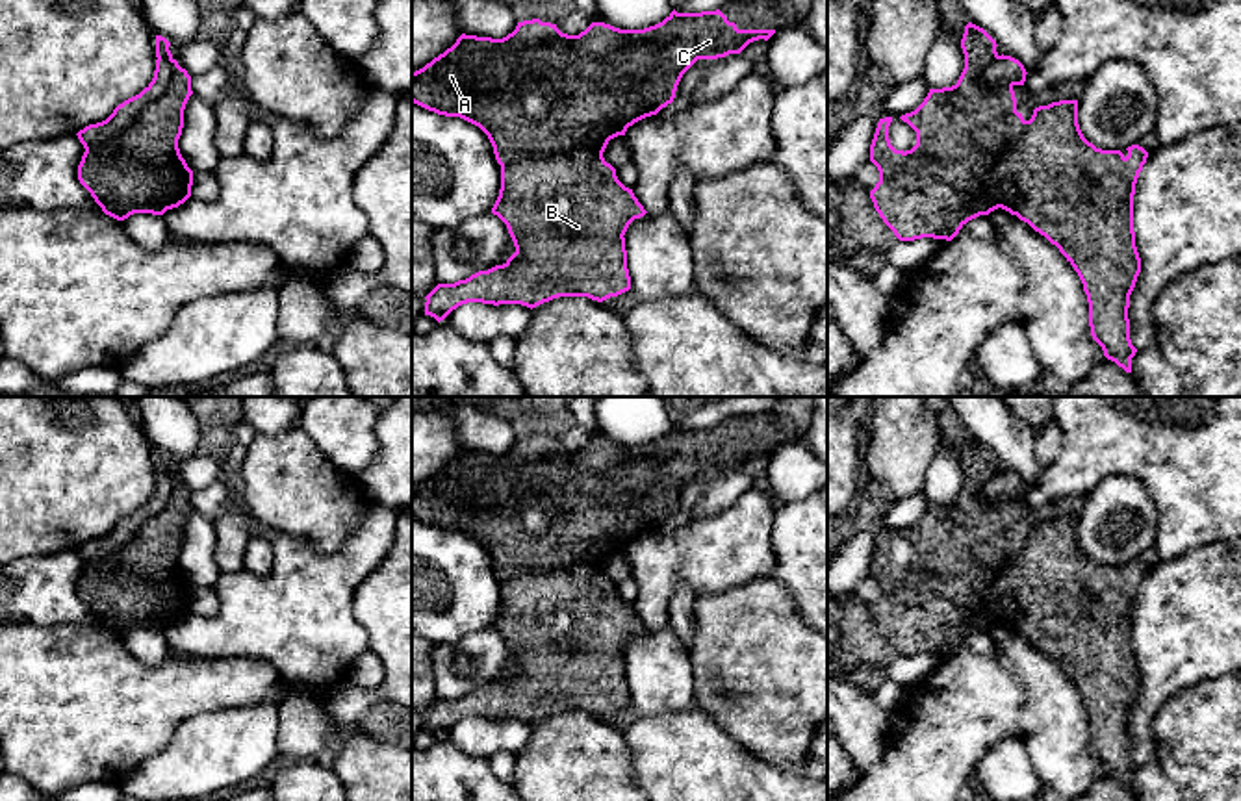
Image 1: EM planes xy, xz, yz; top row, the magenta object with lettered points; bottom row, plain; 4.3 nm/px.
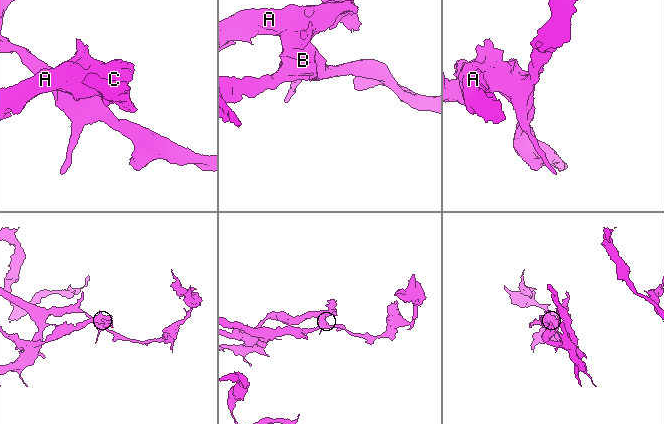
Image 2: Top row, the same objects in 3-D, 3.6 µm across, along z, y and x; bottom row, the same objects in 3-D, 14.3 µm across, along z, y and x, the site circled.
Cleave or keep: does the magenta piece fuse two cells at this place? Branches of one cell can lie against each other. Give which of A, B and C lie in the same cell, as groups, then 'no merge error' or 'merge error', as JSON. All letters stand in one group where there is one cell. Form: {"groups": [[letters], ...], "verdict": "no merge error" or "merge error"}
{"groups": [["A", "C"], ["B"]], "verdict": "merge error"}

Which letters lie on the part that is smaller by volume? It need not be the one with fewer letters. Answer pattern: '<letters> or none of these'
A, C

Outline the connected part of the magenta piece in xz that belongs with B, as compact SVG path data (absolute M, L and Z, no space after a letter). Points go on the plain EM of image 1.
M581 566L575 571L503 580L492 629L506 640L516 668L503 680L454 699L438 699L425 712L425 731L440 738L467 718L521 719L531 725L558 712L603 718L631 705L623 651L629 640L647 627L603 571Z

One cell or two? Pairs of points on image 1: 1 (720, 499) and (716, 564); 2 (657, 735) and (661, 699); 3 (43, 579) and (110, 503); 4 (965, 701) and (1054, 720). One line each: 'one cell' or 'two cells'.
1: two cells
2: two cells
3: two cells
4: two cells

